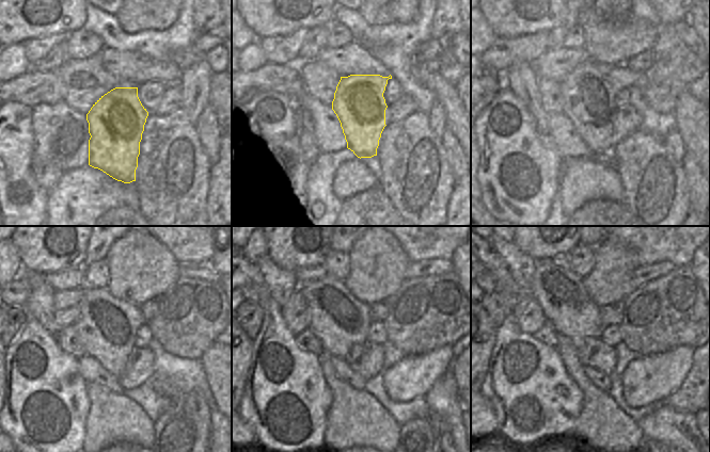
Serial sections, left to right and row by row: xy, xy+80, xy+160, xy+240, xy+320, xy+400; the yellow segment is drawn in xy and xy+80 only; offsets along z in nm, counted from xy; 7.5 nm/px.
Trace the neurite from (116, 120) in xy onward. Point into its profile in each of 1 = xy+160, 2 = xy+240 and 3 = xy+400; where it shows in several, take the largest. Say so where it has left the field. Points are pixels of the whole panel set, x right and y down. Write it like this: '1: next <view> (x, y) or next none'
1: next xy+160 (588, 92)
2: next xy+240 (107, 326)
3: next xy+400 (558, 291)

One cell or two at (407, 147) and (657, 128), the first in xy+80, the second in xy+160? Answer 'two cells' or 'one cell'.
two cells

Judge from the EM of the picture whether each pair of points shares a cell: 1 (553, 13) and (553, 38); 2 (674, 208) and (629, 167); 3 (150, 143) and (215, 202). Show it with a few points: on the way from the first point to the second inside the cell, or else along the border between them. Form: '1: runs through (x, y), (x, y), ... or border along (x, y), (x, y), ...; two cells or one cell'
1: border along (563, 11), (559, 21), (548, 32); two cells
2: runs through (663, 193), (658, 188), (658, 180), (644, 166); one cell
3: border along (210, 172), (208, 196), (206, 199), (207, 214); two cells

